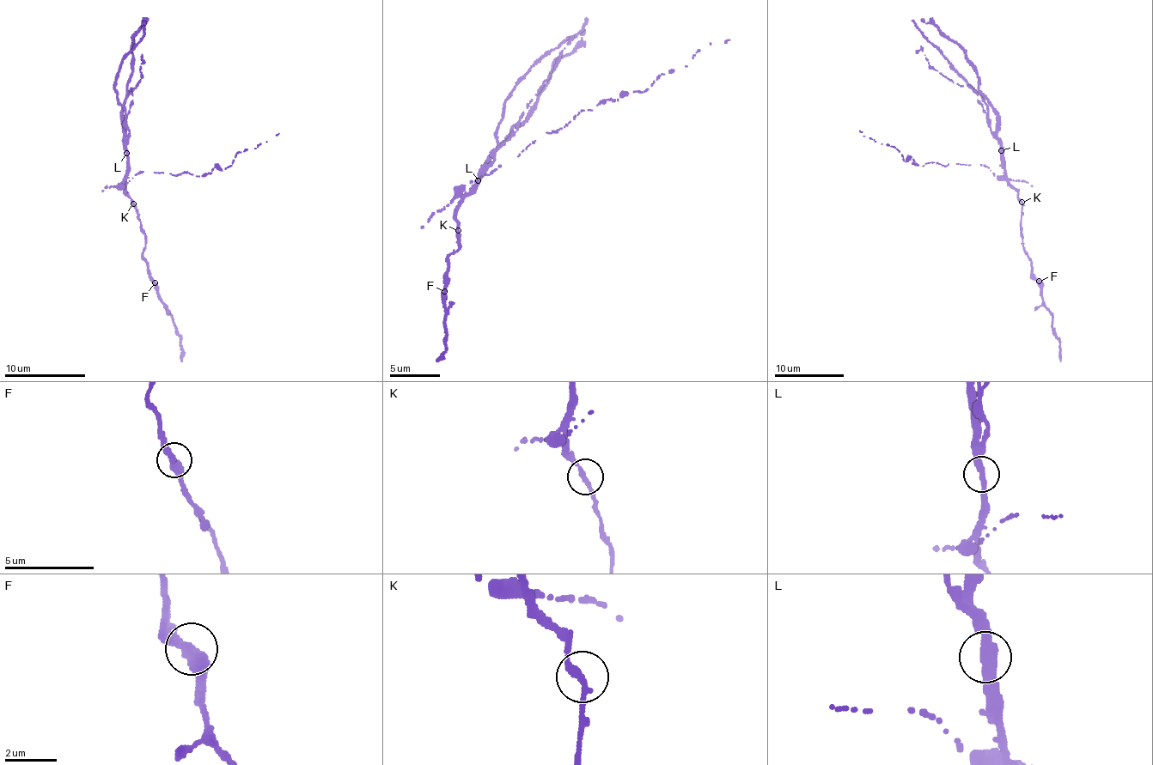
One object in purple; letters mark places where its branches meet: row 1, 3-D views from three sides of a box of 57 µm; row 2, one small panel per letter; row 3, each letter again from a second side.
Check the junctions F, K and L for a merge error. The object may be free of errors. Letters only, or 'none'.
L

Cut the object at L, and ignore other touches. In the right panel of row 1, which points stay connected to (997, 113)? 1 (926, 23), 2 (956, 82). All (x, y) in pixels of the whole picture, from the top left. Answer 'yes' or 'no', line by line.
1: yes
2: no

